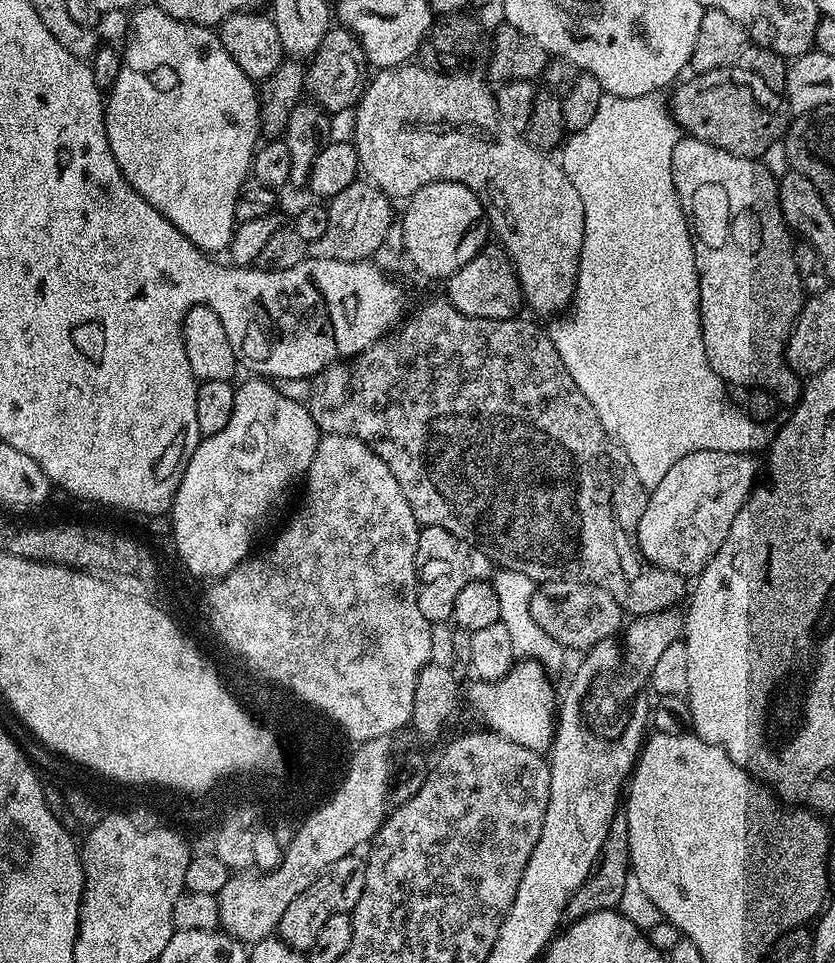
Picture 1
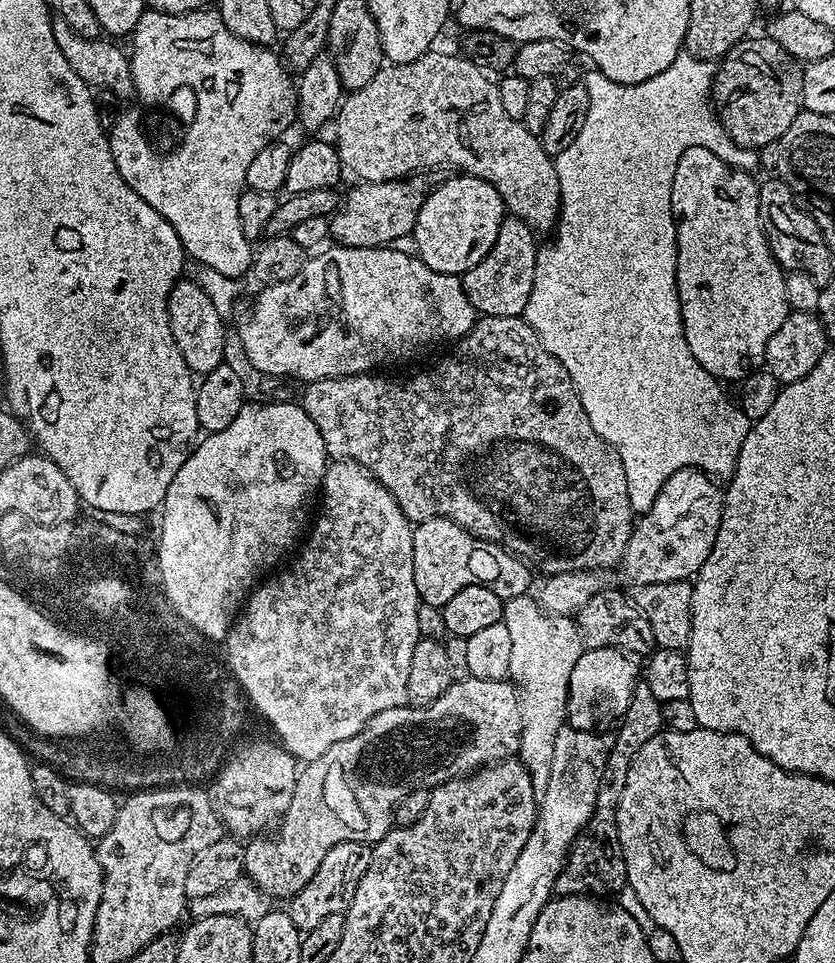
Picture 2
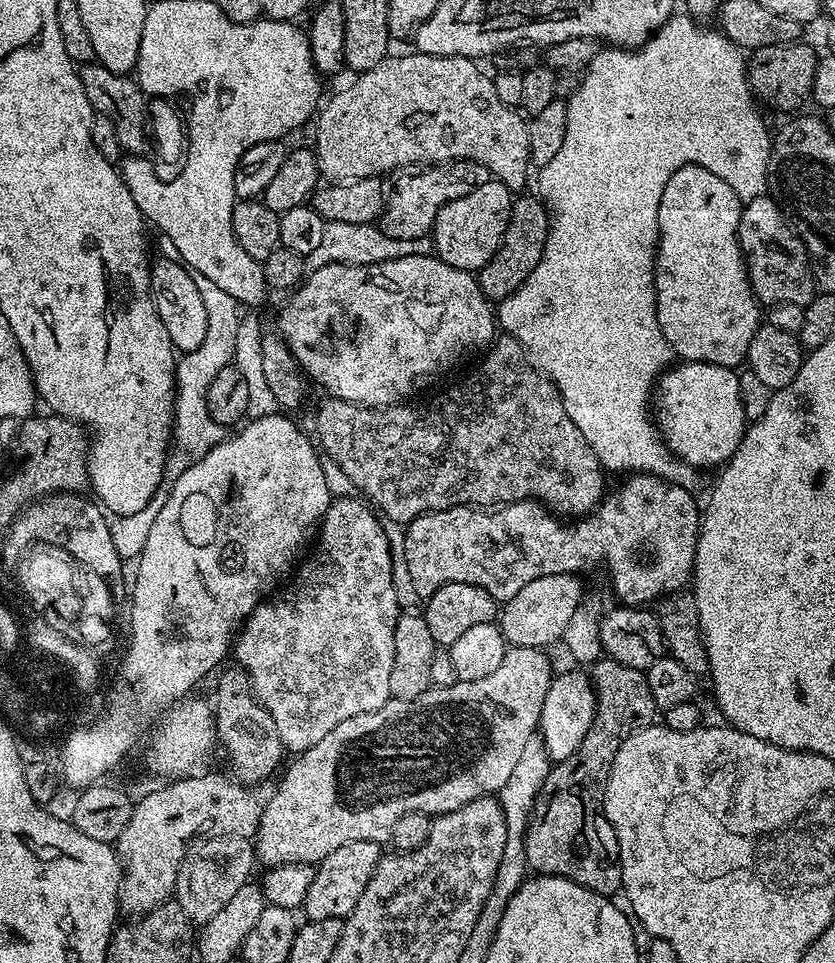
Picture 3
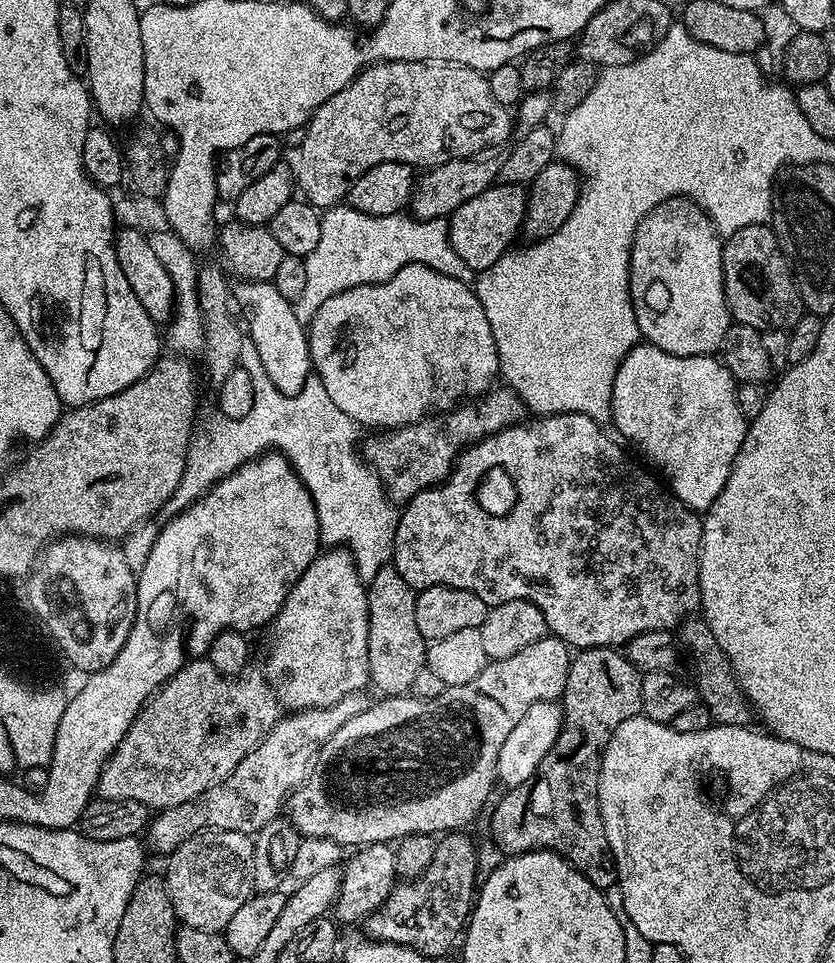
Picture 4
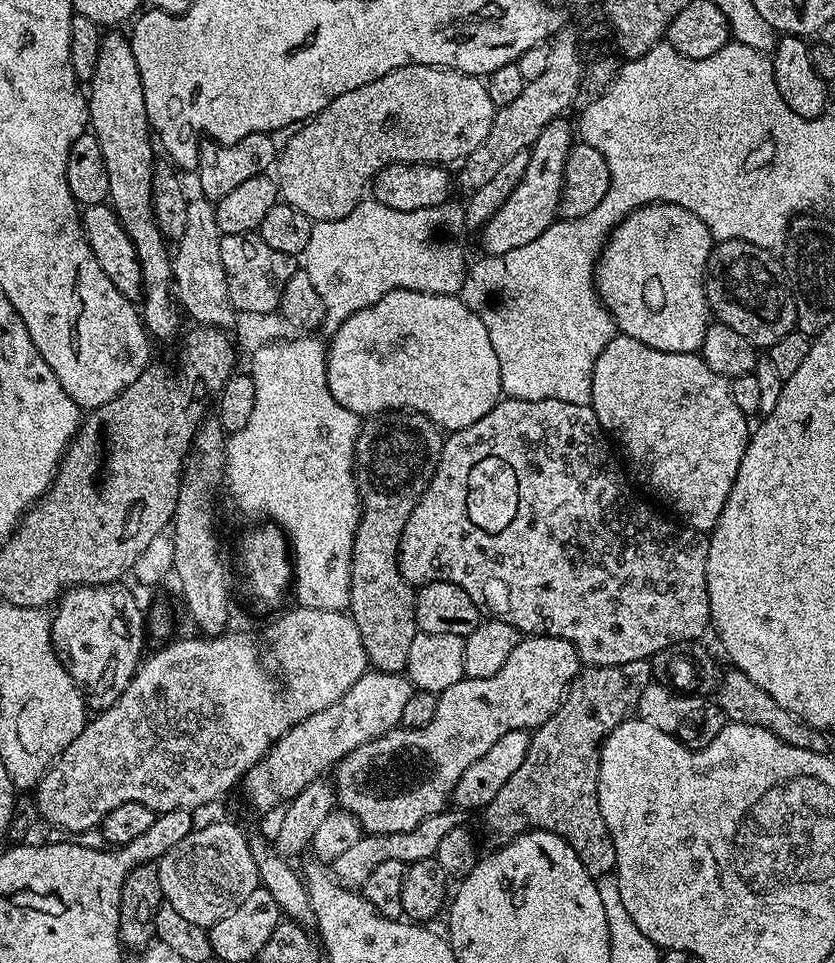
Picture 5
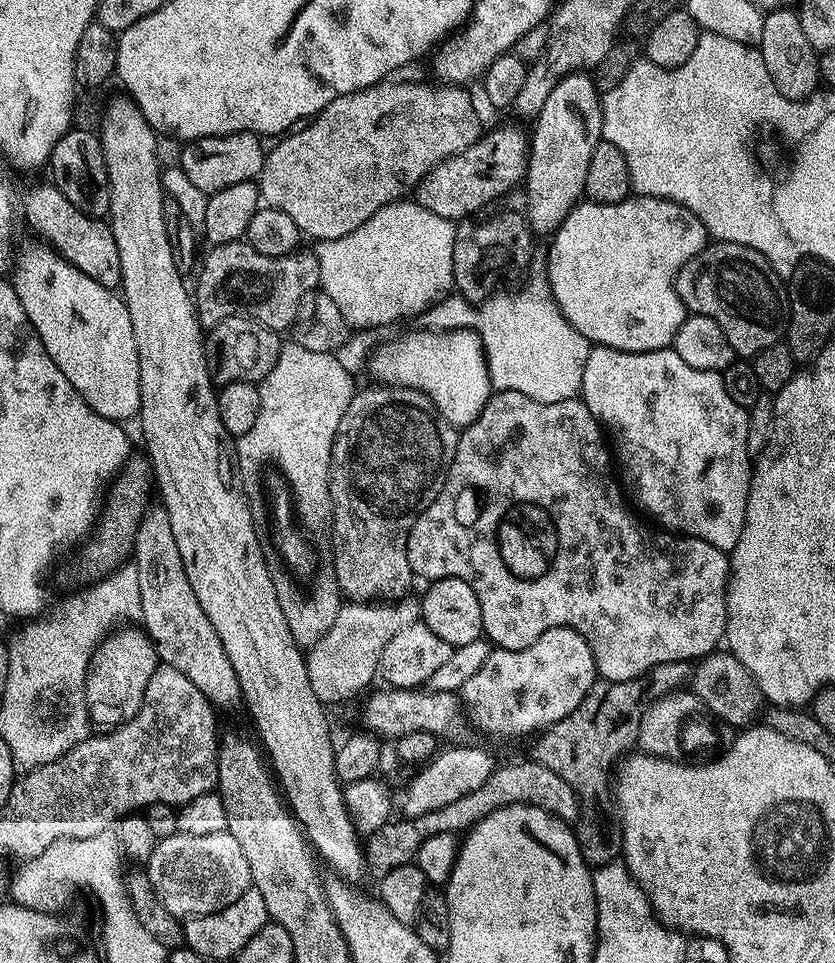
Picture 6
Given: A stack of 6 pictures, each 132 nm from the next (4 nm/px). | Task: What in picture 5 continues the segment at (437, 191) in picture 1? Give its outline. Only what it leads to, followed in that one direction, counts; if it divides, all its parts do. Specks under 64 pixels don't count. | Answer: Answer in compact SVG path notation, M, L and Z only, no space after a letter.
M567 119L553 120L548 126L546 135L532 145L529 154L529 165L524 180L518 183L506 202L484 224L478 232L480 244L487 255L506 254L506 250L518 250L518 246L526 246L526 242L534 242L538 234L546 234L546 230L555 224L560 210L560 195L564 185L564 171L568 149L574 143L574 132L568 129Z

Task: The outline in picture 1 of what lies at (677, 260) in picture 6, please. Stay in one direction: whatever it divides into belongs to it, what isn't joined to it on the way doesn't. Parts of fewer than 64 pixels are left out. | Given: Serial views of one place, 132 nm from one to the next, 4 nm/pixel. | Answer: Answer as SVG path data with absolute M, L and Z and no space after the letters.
M682 138L674 146L672 151L672 187L674 196L680 199L680 208L684 211L684 220L688 223L688 232L692 235L690 247L694 250L694 262L698 270L700 279L700 321L702 322L702 342L706 342L706 358L714 370L729 385L741 384L744 390L753 388L766 388L781 405L795 405L799 400L802 391L801 377L788 369L788 364L784 361L784 345L788 343L788 336L792 332L792 325L796 322L796 315L806 299L806 293L802 282L798 278L798 270L794 262L794 240L791 240L790 229L784 223L784 215L780 209L780 189L777 177L772 177L772 172L768 168L760 165L759 159L751 160L745 156L735 156L718 146L710 146L710 142L702 142L691 138Z

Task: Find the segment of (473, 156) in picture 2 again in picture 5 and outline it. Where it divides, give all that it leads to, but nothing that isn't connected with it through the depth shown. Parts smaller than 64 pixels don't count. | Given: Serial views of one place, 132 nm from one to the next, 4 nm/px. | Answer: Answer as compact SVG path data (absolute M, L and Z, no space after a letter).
M407 64L401 68L396 68L390 74L378 78L366 86L358 86L358 90L350 90L346 94L334 98L334 102L330 102L330 106L323 108L317 116L312 117L311 120L303 126L297 127L291 133L293 136L289 138L288 145L285 148L283 145L278 156L278 169L280 168L280 176L278 175L279 195L282 197L283 203L294 206L294 210L302 210L302 214L306 214L314 222L346 218L346 214L350 214L350 210L354 210L354 206L358 206L361 200L365 199L366 189L371 185L372 177L387 164L439 164L448 166L451 165L451 160L463 161L474 150L478 150L478 146L482 146L482 142L490 134L492 120L496 117L496 109L490 102L488 85L481 77L459 72L456 68L437 68L430 64Z

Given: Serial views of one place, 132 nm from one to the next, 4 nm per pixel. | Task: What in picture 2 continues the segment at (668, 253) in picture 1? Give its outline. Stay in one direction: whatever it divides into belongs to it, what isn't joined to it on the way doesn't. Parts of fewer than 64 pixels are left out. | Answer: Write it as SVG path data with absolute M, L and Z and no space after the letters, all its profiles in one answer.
M681 54L674 58L674 62L670 62L670 66L666 66L666 70L662 70L662 74L654 74L654 78L646 78L646 82L638 82L637 84L619 84L614 82L610 78L606 78L606 74L592 70L589 71L588 77L583 77L583 84L586 86L586 91L590 96L590 108L586 113L586 122L583 123L582 130L579 131L578 136L574 139L574 142L567 146L566 150L563 150L560 154L554 157L554 163L556 165L556 173L558 174L558 186L560 187L560 218L556 221L554 229L554 235L552 241L548 245L541 247L536 253L536 269L534 270L534 286L530 290L530 302L526 302L526 310L523 314L523 320L536 331L536 336L542 342L544 349L550 354L554 354L554 358L558 358L558 362L564 367L570 374L570 378L574 382L576 387L576 393L578 398L582 402L584 407L584 413L586 418L590 422L590 426L594 426L594 430L598 435L603 438L613 450L618 454L618 458L622 462L622 466L626 472L626 490L630 494L630 506L632 507L633 513L643 514L650 510L650 506L654 506L654 498L658 498L658 490L662 490L662 486L666 482L666 478L670 478L670 474L674 474L678 470L683 468L699 468L701 472L708 473L713 478L731 477L732 471L736 468L738 462L738 454L742 450L742 442L746 442L746 434L750 427L750 422L746 418L746 414L739 406L735 403L732 404L728 401L728 396L723 392L721 381L717 380L715 376L711 376L702 366L698 366L698 358L694 358L694 354L690 354L690 346L686 346L686 334L684 333L684 327L682 326L682 314L680 313L680 303L678 302L678 290L676 289L675 283L671 279L660 280L660 268L656 264L648 264L648 231L653 228L654 231L660 232L664 228L664 216L666 220L666 210L672 207L672 175L674 170L678 166L678 158L682 153L685 152L690 146L697 144L702 146L706 150L710 150L718 158L722 158L726 163L733 166L752 166L758 156L757 149L754 148L739 148L734 141L730 138L730 134L726 134L726 130L722 126L722 122L716 116L716 110L712 106L712 80L716 76L717 65L711 60L696 60L693 56L687 54Z

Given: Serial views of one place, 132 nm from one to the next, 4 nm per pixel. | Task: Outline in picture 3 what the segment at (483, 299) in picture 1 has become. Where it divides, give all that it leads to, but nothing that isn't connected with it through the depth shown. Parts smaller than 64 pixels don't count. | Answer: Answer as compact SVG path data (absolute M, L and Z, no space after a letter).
M517 195L512 201L510 210L510 222L506 226L506 234L493 254L492 260L486 262L478 273L482 294L490 302L499 302L510 298L526 278L530 278L530 270L538 266L538 262L544 253L546 238L548 237L548 207L539 195Z

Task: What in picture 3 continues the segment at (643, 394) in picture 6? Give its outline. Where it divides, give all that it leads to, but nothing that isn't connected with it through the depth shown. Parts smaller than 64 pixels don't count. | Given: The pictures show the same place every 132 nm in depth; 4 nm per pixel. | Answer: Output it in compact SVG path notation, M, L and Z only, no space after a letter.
M680 362L669 367L654 388L654 420L676 459L697 470L719 469L738 450L746 427L739 375L713 364Z

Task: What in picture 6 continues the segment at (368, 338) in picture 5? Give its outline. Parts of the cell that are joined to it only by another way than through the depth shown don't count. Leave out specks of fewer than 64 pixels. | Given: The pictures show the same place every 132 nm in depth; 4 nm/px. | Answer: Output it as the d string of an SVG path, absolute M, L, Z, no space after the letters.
M476 330L472 332L404 332L397 340L388 340L385 344L380 344L376 348L376 353L372 356L368 368L372 371L372 376L376 382L391 382L397 388L415 388L426 397L429 397L435 411L439 412L449 424L453 426L467 426L473 424L478 418L478 414L482 414L482 410L486 406L486 402L491 398L494 391L492 386L492 378L488 373L488 359L484 356L484 343L480 340L480 333Z

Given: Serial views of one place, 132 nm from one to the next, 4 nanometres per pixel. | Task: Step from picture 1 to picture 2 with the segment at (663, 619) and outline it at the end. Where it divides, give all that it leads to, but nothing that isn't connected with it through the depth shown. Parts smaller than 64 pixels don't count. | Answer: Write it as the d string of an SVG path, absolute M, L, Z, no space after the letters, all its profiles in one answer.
M585 647L570 673L567 727L600 734L605 731L603 728L611 729L617 721L627 716L630 698L638 683L638 664L636 668L635 662L637 661L622 649Z

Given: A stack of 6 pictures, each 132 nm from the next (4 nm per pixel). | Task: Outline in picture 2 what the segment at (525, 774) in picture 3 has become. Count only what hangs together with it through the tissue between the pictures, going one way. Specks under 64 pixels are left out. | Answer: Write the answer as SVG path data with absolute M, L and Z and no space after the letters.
M525 594L504 601L502 623L510 634L510 670L511 683L516 685L520 698L520 751L518 759L526 766L532 779L532 786L538 794L546 790L550 778L550 762L554 758L554 738L560 728L565 727L568 710L568 687L570 673L585 650L583 637L572 616L554 616L545 612L535 595Z

